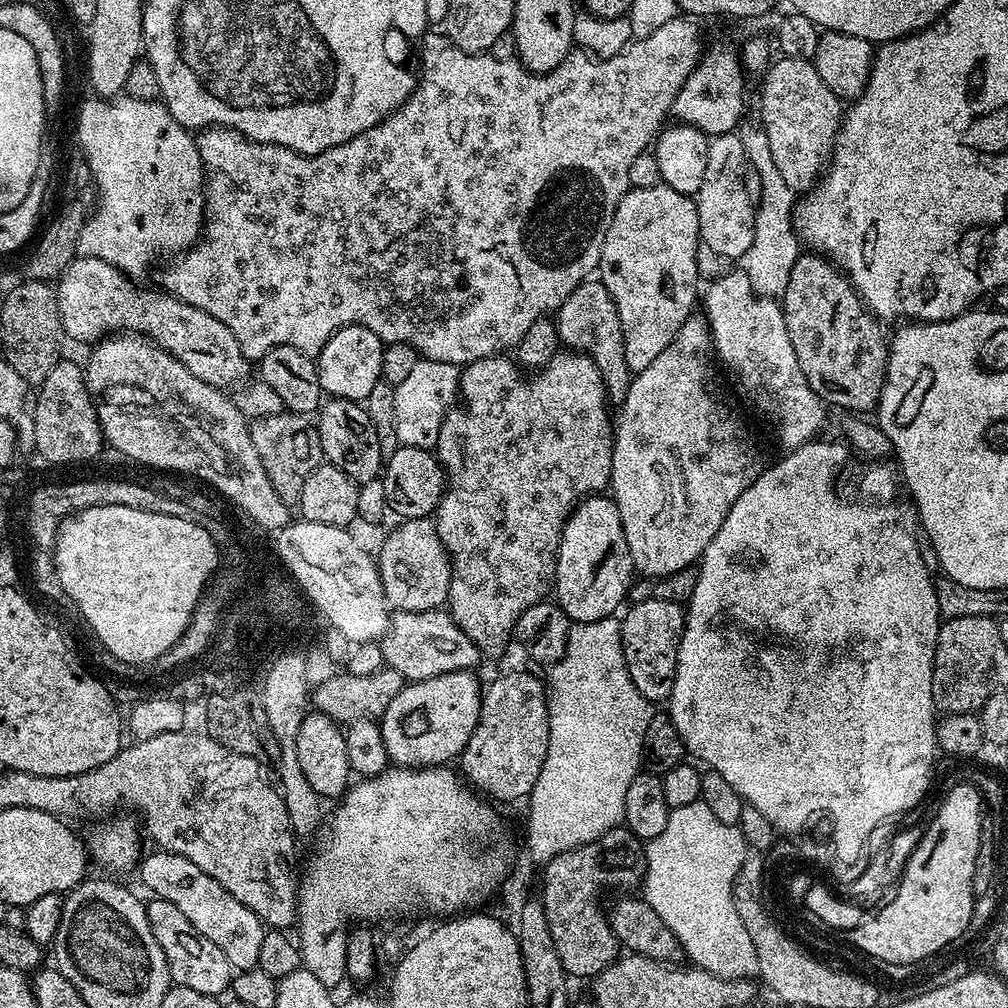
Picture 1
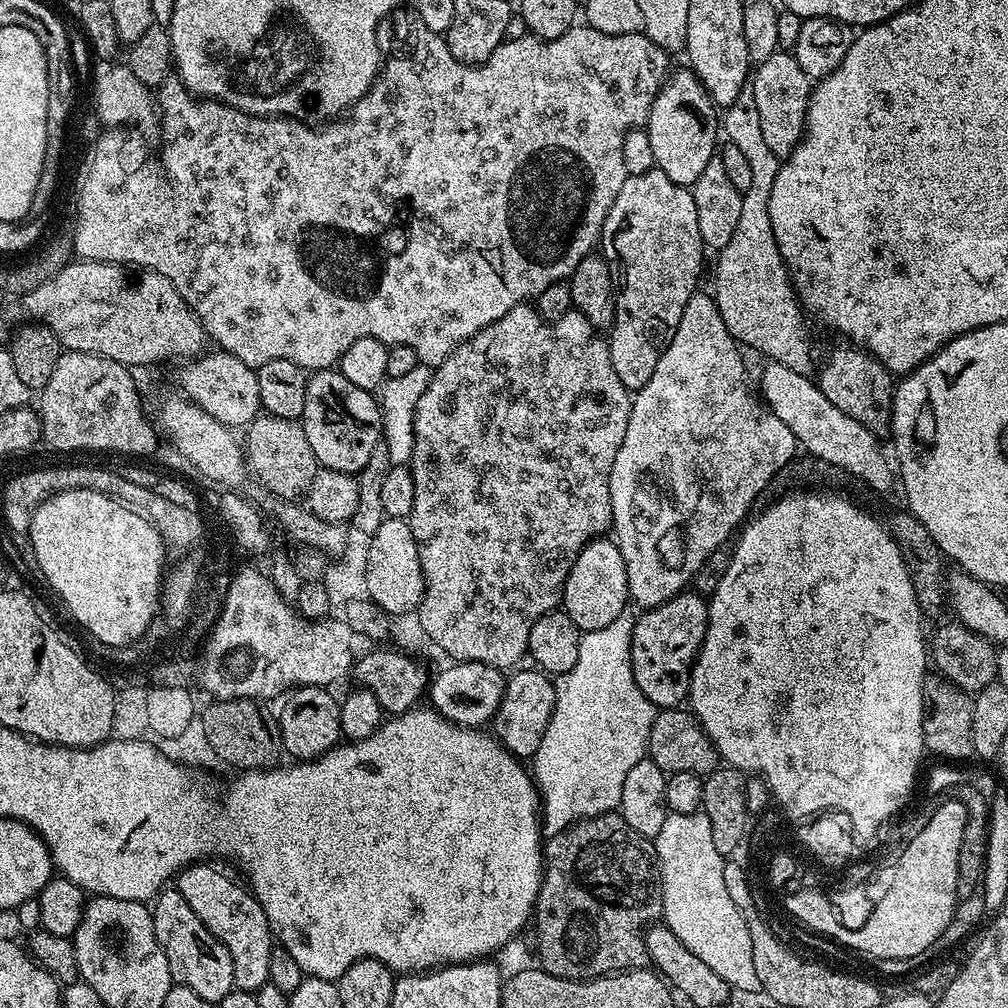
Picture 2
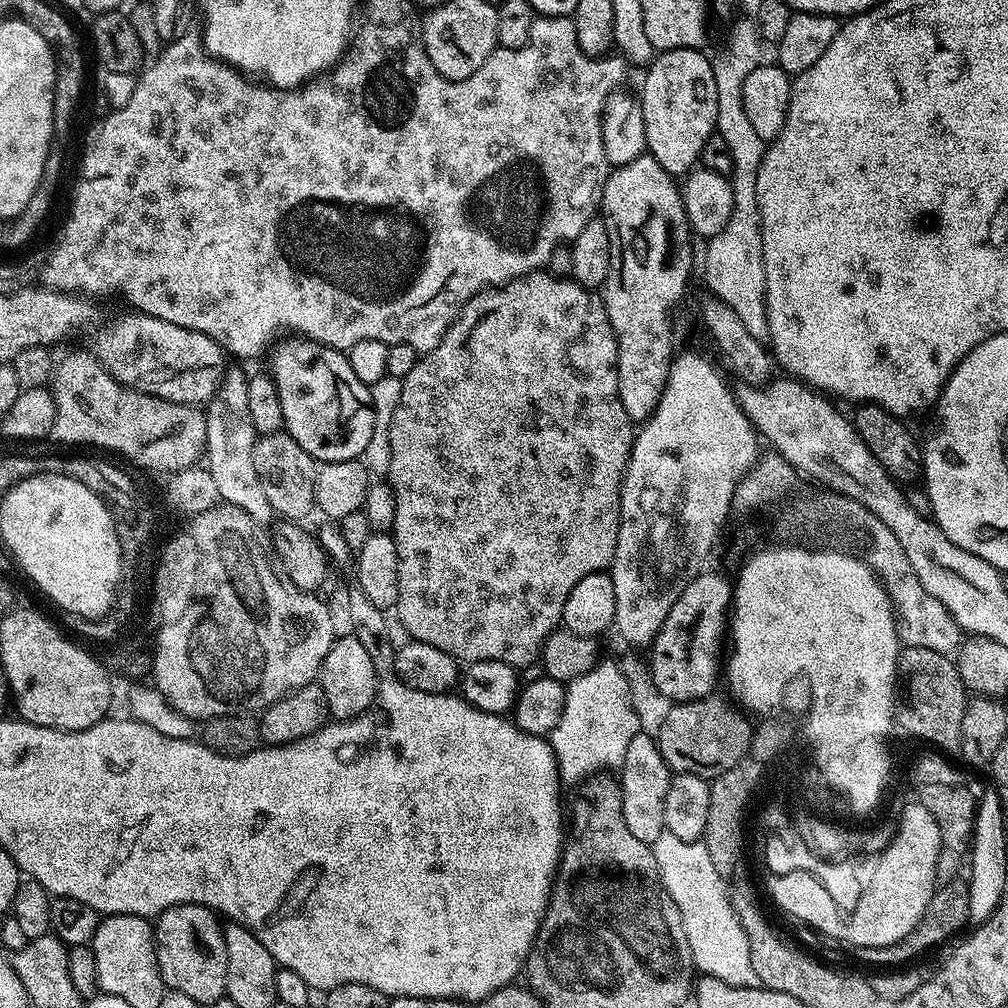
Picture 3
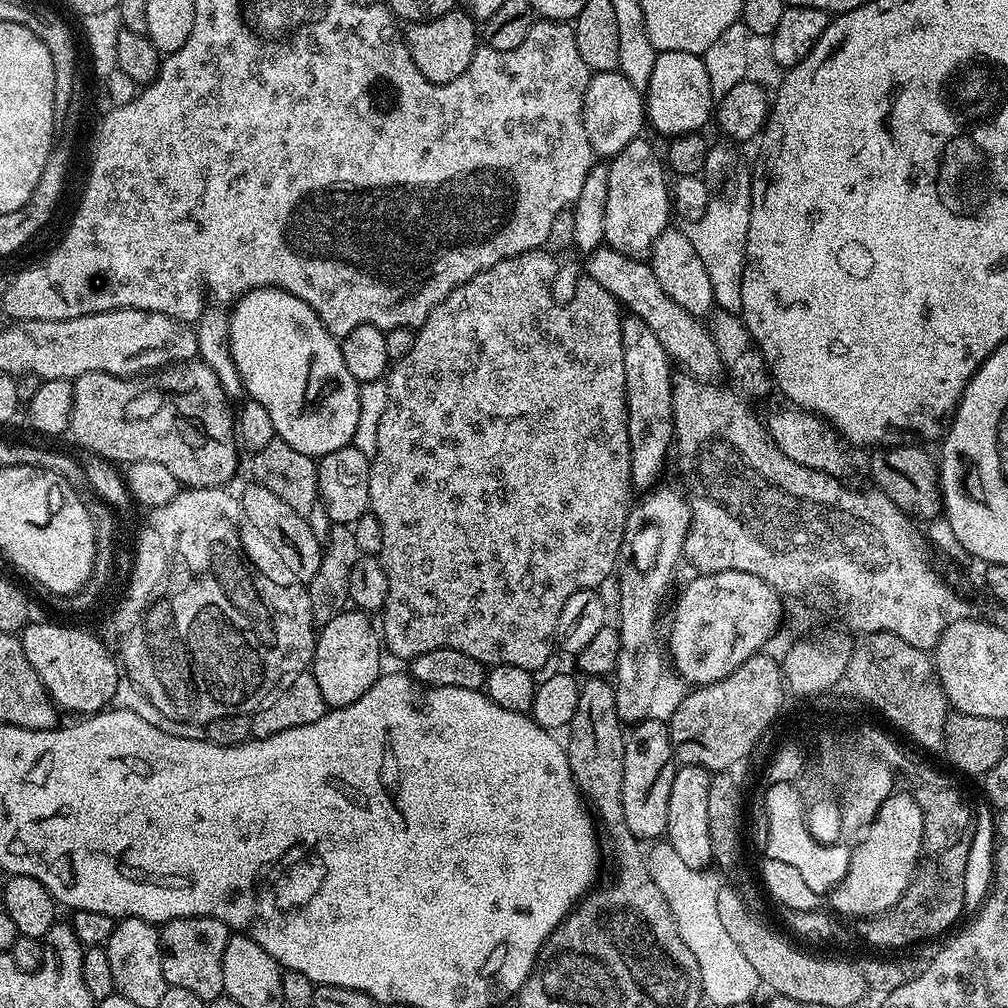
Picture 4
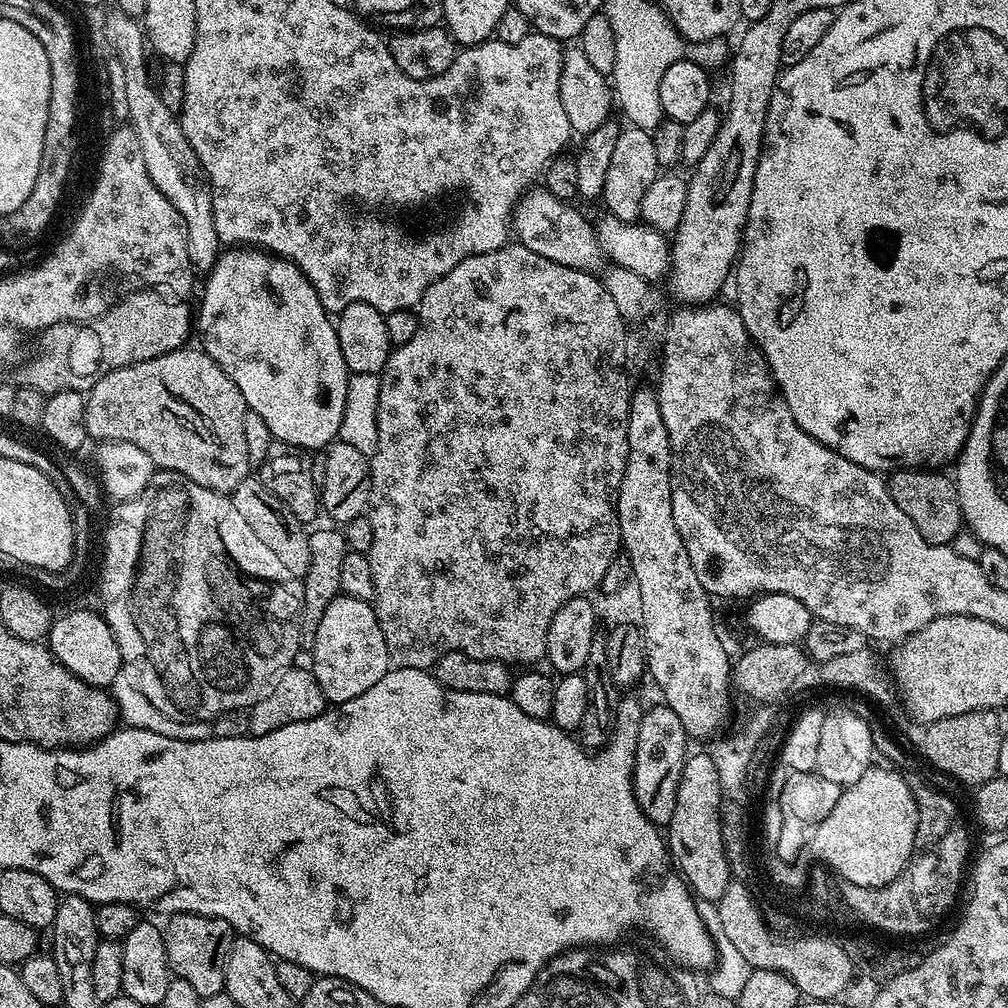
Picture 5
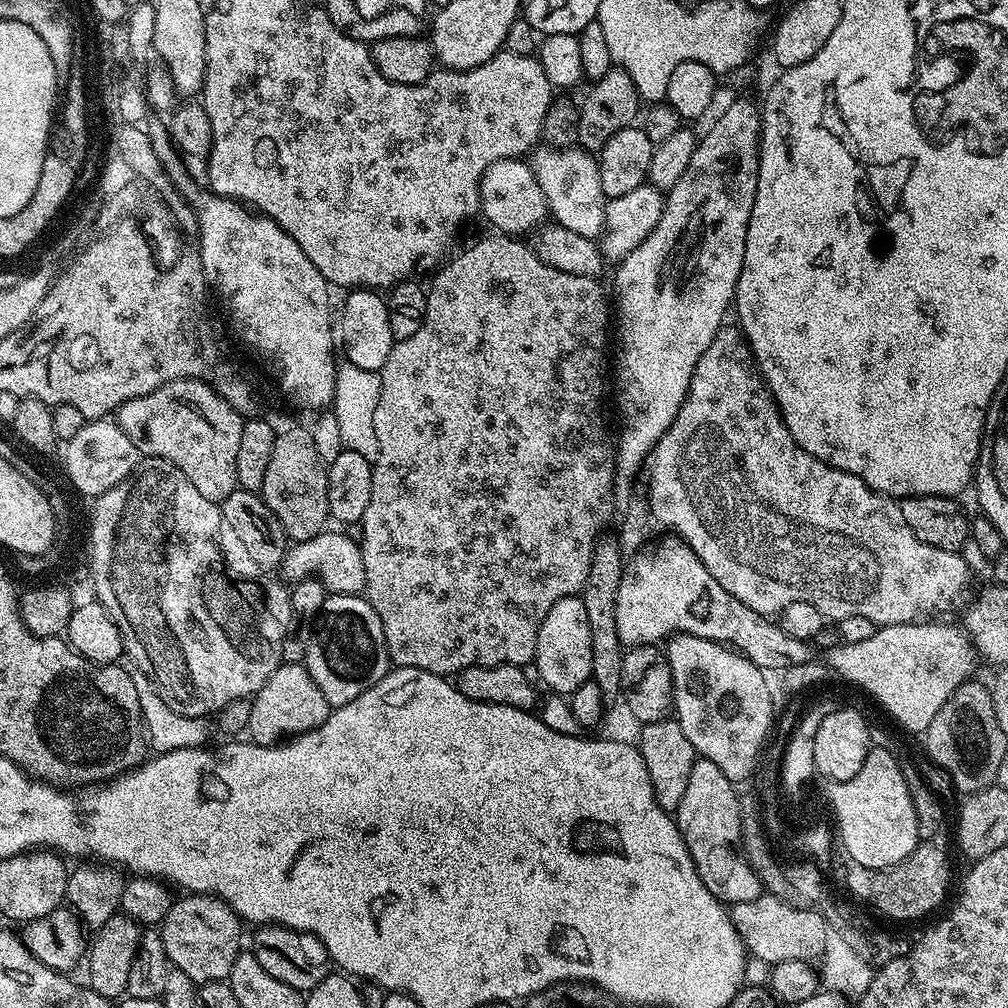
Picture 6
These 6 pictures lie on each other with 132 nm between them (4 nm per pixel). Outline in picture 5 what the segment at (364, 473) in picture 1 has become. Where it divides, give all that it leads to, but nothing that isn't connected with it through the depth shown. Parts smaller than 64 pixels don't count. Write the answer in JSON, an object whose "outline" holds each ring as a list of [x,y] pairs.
{"outline":[[[232,246],[219,253],[206,281],[200,312],[198,308],[198,336],[200,332],[203,352],[214,358],[226,370],[230,382],[242,390],[249,412],[259,414],[262,422],[270,426],[273,441],[301,450],[327,449],[340,434],[350,373],[346,358],[342,358],[333,317],[322,306],[306,274],[281,256],[251,246]]]}

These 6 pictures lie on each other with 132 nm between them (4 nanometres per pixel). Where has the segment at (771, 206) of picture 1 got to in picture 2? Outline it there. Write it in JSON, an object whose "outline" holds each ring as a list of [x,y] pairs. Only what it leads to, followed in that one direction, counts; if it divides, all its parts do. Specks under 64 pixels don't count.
{"outline":[[[745,90],[740,93],[733,104],[727,105],[722,112],[722,132],[726,135],[727,143],[738,146],[738,151],[741,152],[747,160],[750,161],[751,181],[750,190],[746,190],[742,194],[742,215],[738,218],[738,226],[734,229],[734,235],[731,236],[730,242],[726,242],[726,246],[719,249],[716,260],[716,292],[714,291],[714,299],[718,310],[722,314],[722,322],[726,322],[726,330],[730,330],[730,334],[741,345],[747,346],[749,344],[752,348],[757,348],[758,351],[764,355],[764,358],[773,360],[774,362],[782,362],[782,366],[786,366],[790,370],[795,370],[797,374],[811,377],[814,372],[812,371],[812,344],[808,341],[808,328],[804,325],[806,321],[805,313],[802,311],[802,306],[796,298],[796,293],[792,287],[792,281],[788,275],[788,268],[782,262],[782,254],[778,250],[778,242],[774,242],[774,226],[770,226],[770,186],[774,184],[774,178],[778,174],[782,160],[781,157],[775,156],[770,150],[770,146],[766,146],[766,142],[762,135],[762,126],[758,126],[758,110],[754,110],[754,98],[751,91]]]}

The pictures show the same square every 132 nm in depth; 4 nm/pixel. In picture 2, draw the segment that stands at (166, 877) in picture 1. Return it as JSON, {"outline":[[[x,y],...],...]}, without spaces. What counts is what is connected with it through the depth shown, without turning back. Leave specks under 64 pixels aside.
{"outline":[[[206,862],[188,865],[180,871],[179,876],[175,877],[174,887],[182,894],[182,898],[186,898],[186,902],[190,902],[190,910],[194,910],[194,914],[198,914],[198,918],[202,918],[202,926],[206,926],[206,930],[210,930],[210,934],[214,934],[214,938],[218,938],[218,942],[222,942],[222,946],[226,946],[226,950],[230,954],[230,962],[234,962],[235,987],[239,991],[255,994],[262,985],[268,983],[270,954],[274,947],[274,937],[266,922],[266,914],[260,903],[256,901],[256,897],[243,883],[235,884],[226,873],[209,866],[210,864]]]}

